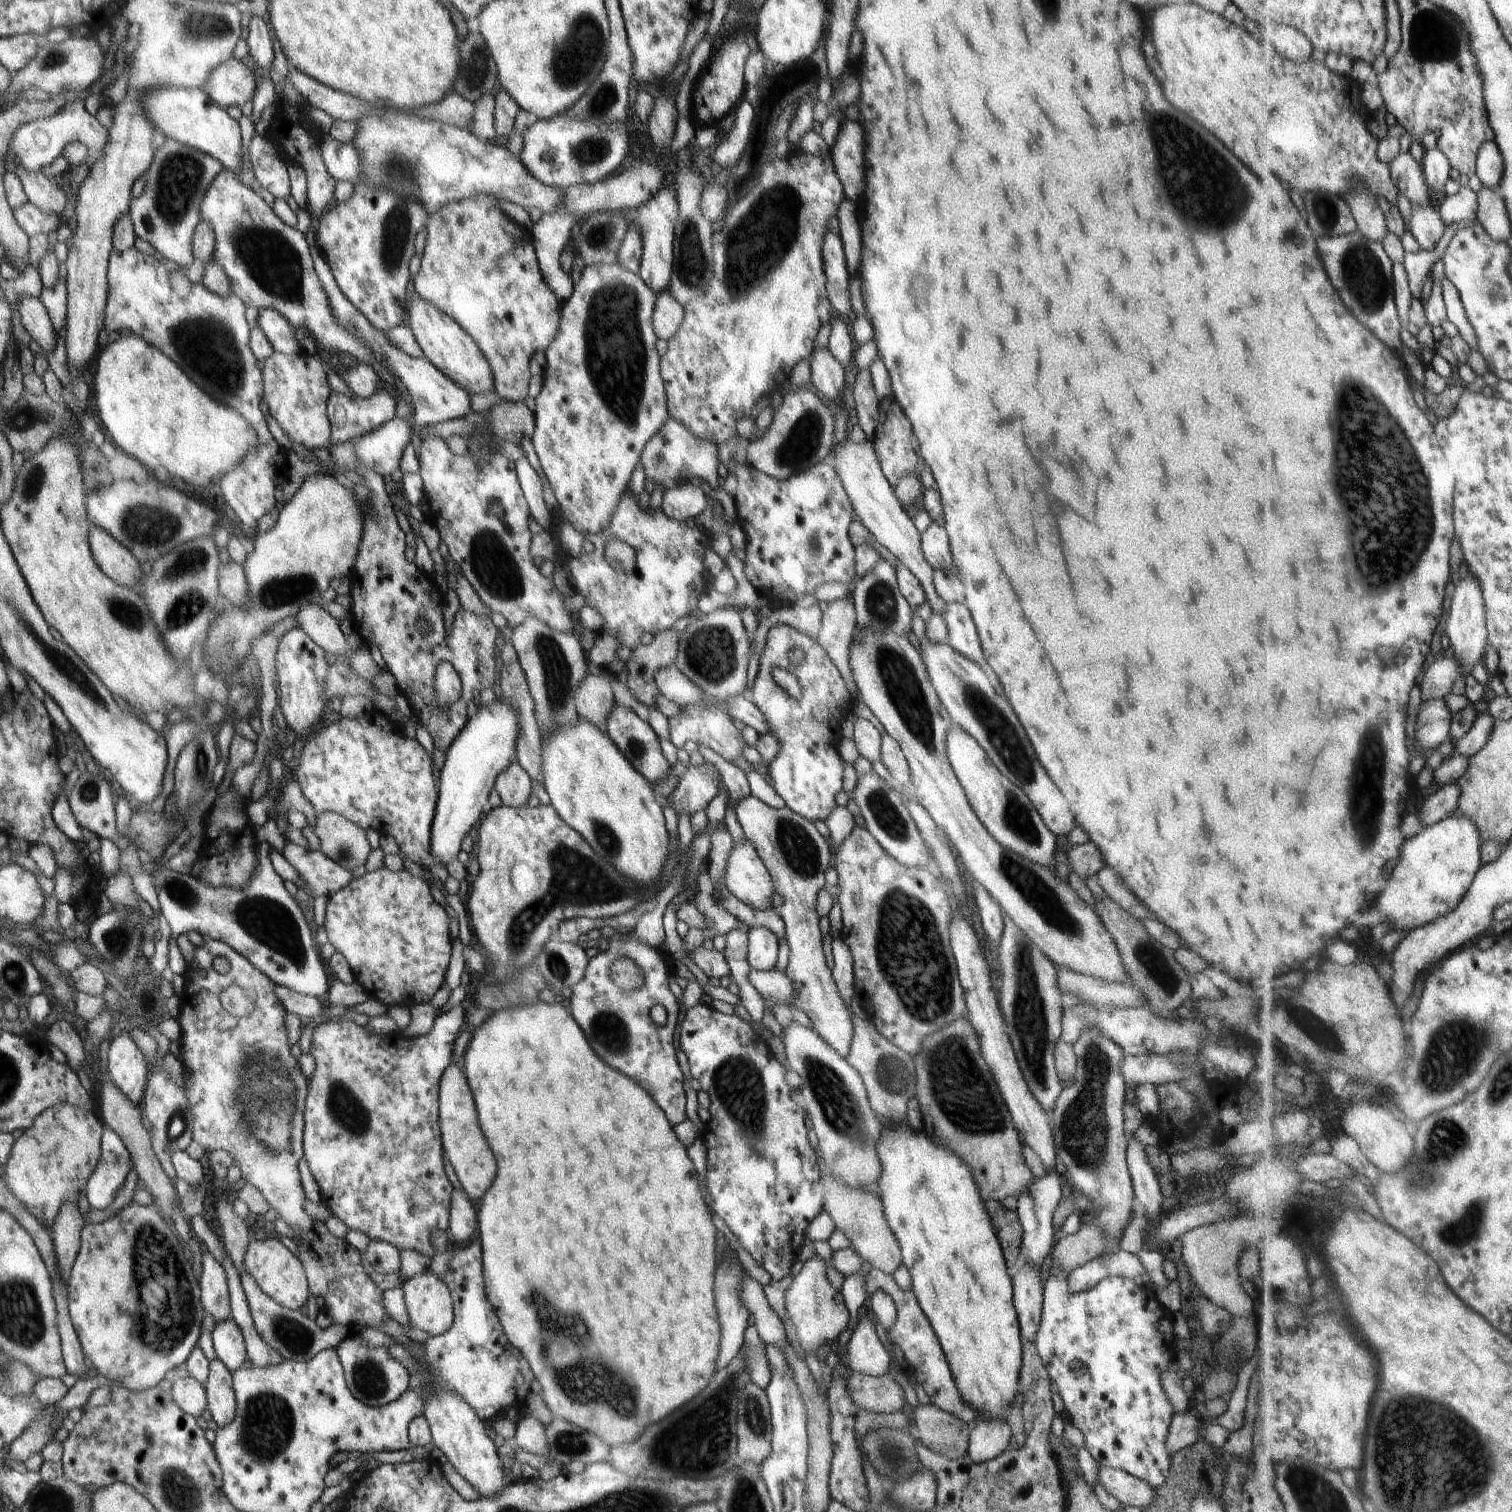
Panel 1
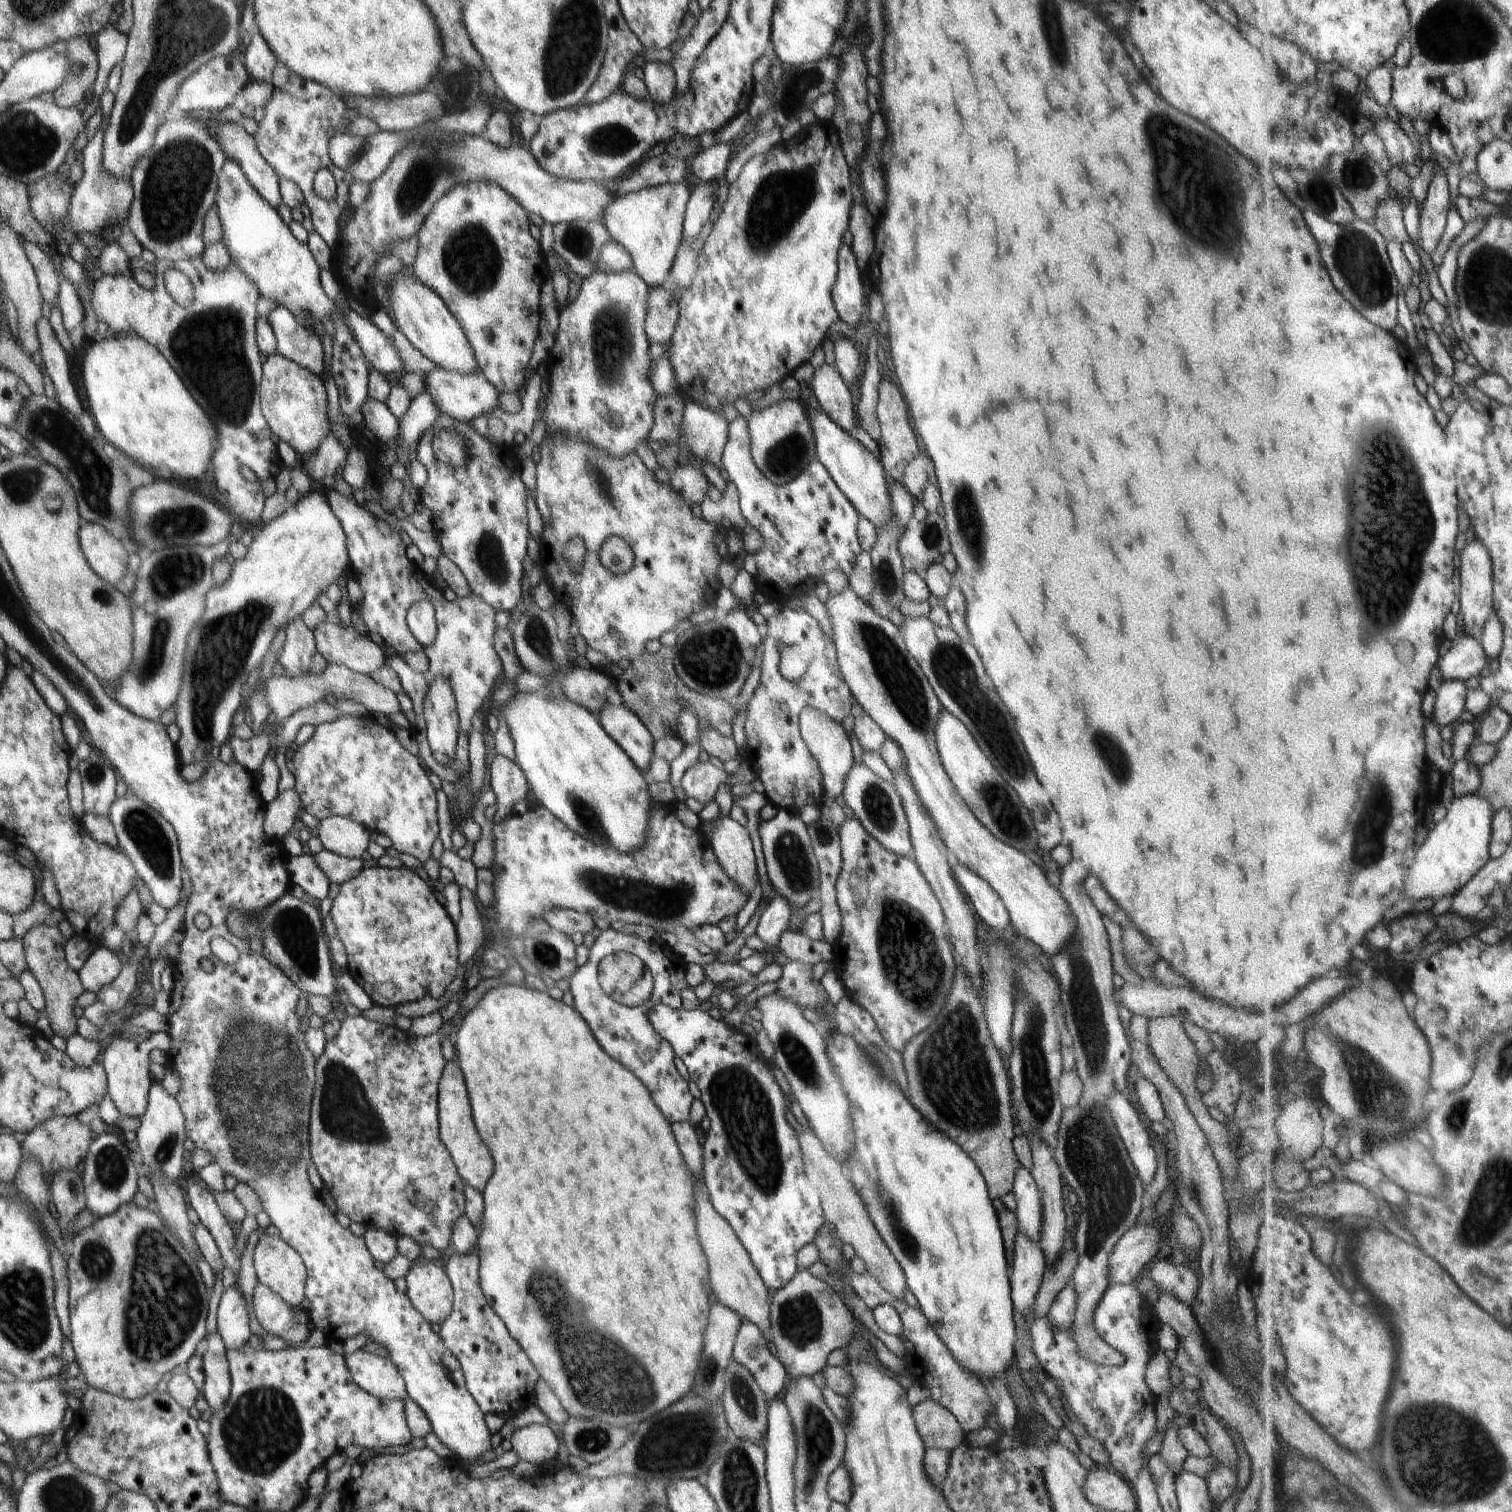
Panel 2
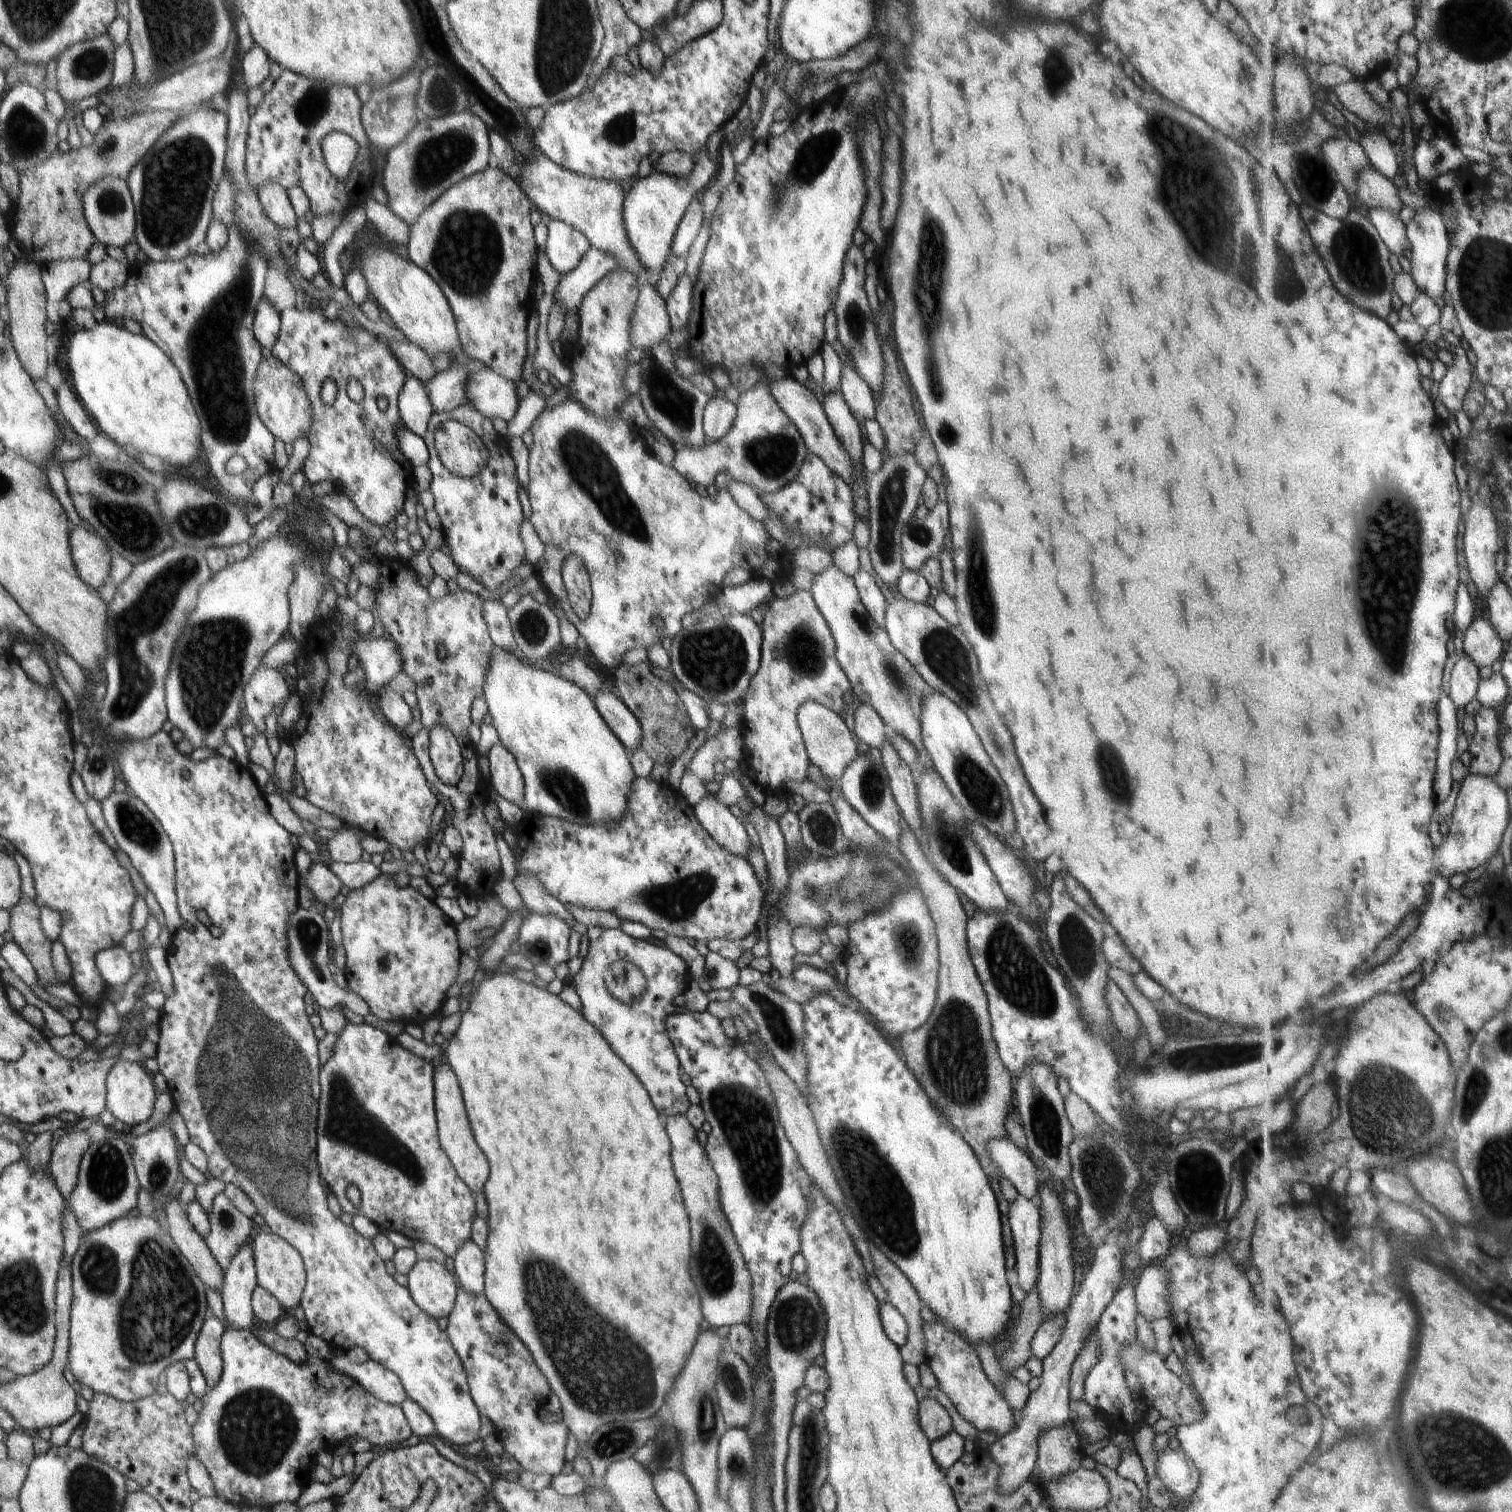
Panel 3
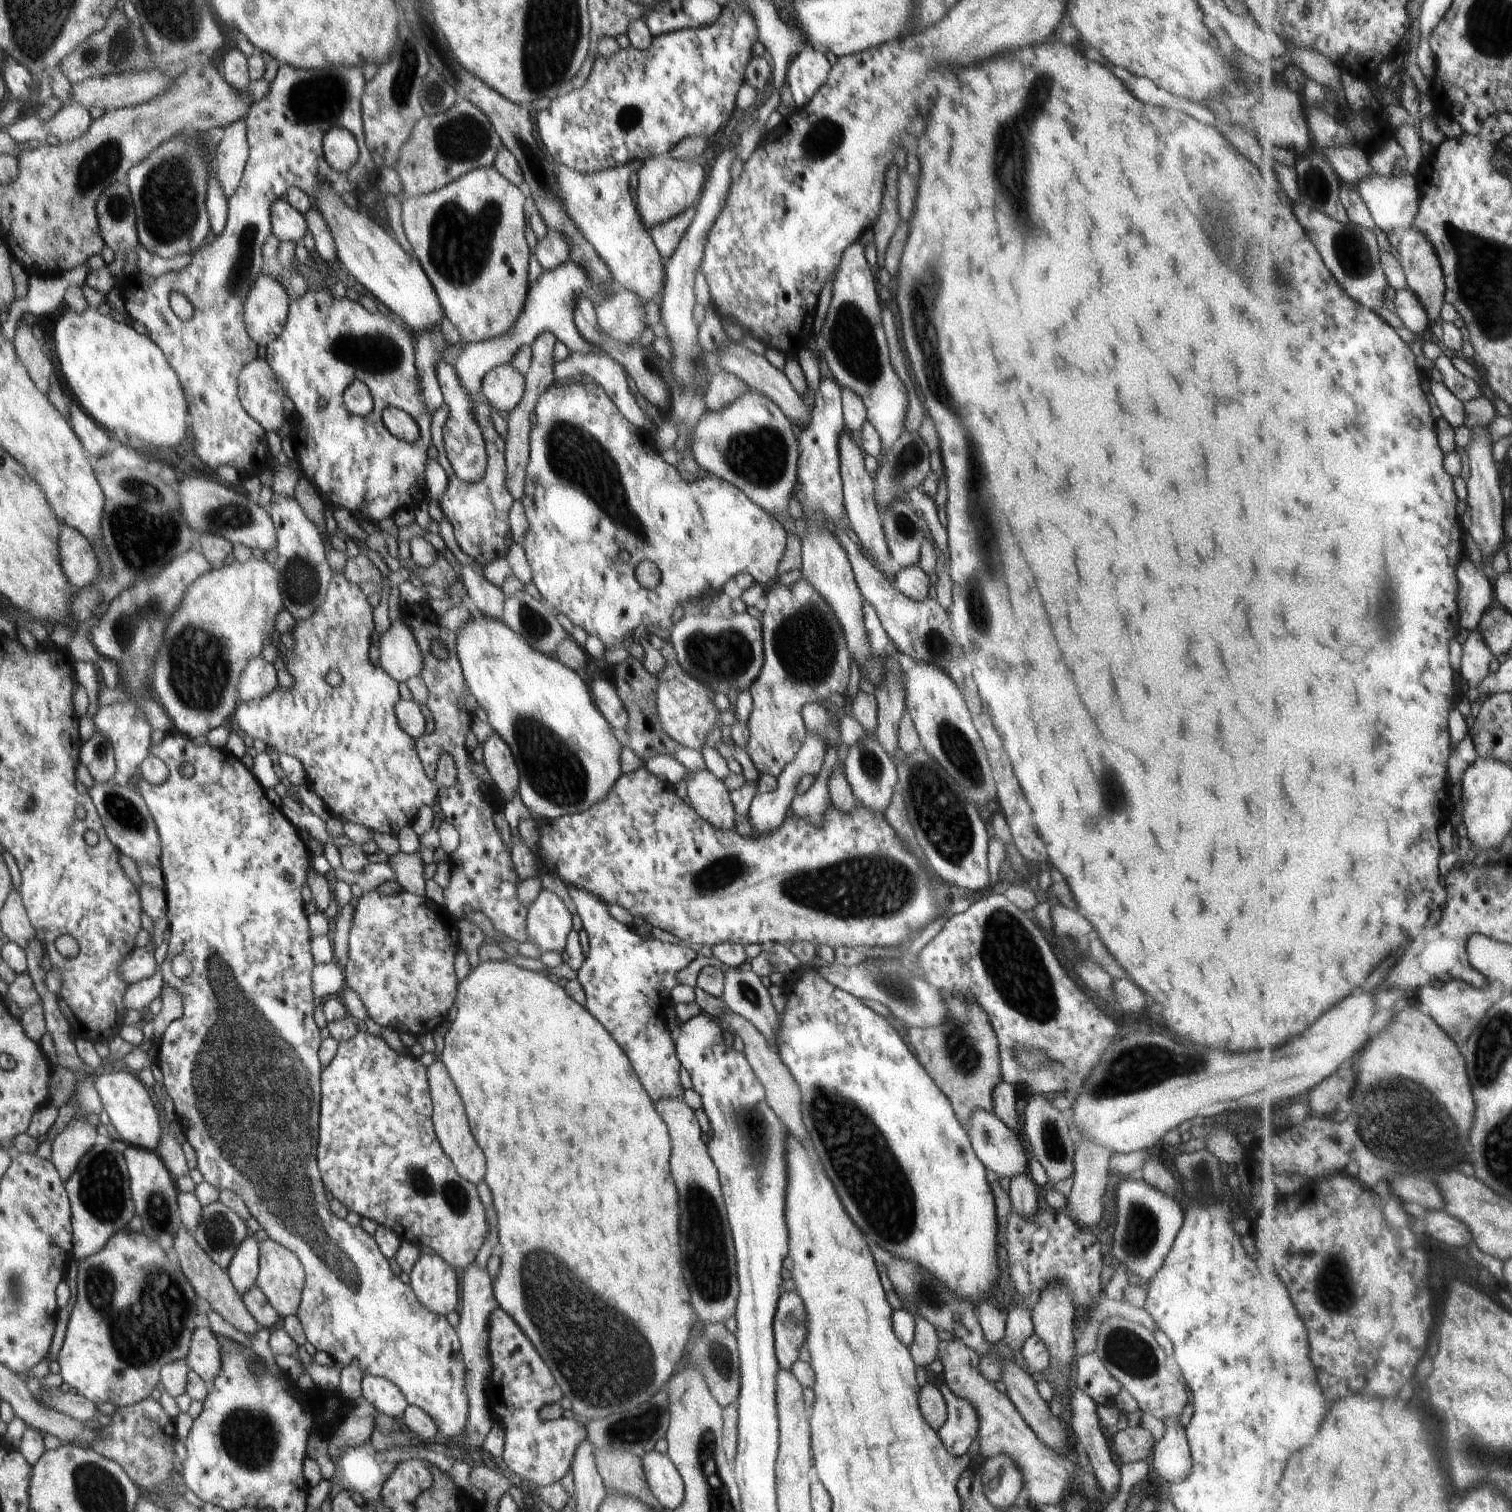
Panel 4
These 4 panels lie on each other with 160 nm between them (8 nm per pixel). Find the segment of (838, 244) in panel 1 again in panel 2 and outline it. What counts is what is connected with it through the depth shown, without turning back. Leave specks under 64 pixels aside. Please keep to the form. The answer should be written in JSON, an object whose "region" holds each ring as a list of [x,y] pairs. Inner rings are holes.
{"region":[[[842,244],[839,248],[837,275],[831,297],[840,320],[852,328],[856,328],[860,320],[866,318],[862,295],[864,279],[852,249]]]}

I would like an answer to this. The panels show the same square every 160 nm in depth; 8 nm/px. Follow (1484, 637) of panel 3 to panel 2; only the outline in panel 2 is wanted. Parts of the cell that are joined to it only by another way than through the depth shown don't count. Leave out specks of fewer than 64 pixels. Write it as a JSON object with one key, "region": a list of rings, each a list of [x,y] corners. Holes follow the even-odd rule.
{"region":[[[1460,636],[1441,662],[1439,677],[1444,681],[1464,681],[1480,675],[1491,658],[1481,639]]]}

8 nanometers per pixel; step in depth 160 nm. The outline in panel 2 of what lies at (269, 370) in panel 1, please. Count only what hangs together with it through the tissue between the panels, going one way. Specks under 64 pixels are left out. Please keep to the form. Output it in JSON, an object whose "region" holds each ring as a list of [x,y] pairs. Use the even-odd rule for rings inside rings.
{"region":[[[278,353],[267,356],[262,370],[261,411],[271,432],[288,442],[296,453],[313,453],[331,432],[323,379]]]}

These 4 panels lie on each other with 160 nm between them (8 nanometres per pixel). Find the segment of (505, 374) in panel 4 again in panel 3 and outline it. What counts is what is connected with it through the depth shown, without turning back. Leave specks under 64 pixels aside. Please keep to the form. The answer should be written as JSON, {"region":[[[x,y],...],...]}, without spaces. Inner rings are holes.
{"region":[[[482,368],[468,376],[465,386],[468,404],[480,410],[482,416],[500,418],[508,423],[516,415],[520,400],[512,380],[506,380],[494,370]]]}

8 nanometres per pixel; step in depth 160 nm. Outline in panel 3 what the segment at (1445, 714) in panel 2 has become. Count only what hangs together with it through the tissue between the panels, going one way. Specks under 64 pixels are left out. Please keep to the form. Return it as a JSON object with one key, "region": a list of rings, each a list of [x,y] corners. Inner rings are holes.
{"region":[[[1467,653],[1455,664],[1451,677],[1450,696],[1458,708],[1465,708],[1470,702],[1479,698],[1479,688],[1482,684],[1480,667]]]}

